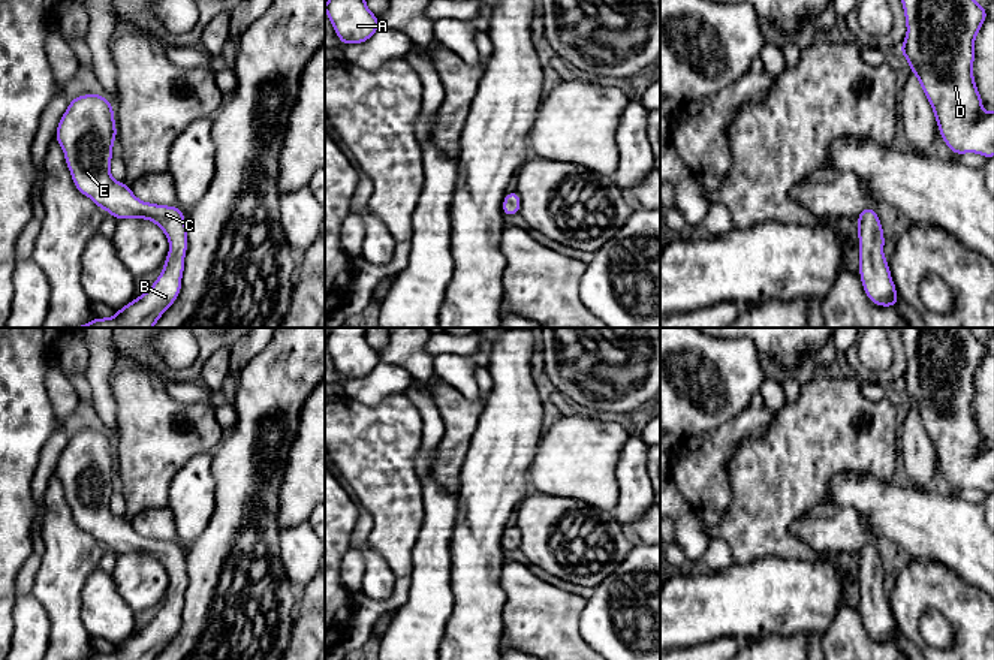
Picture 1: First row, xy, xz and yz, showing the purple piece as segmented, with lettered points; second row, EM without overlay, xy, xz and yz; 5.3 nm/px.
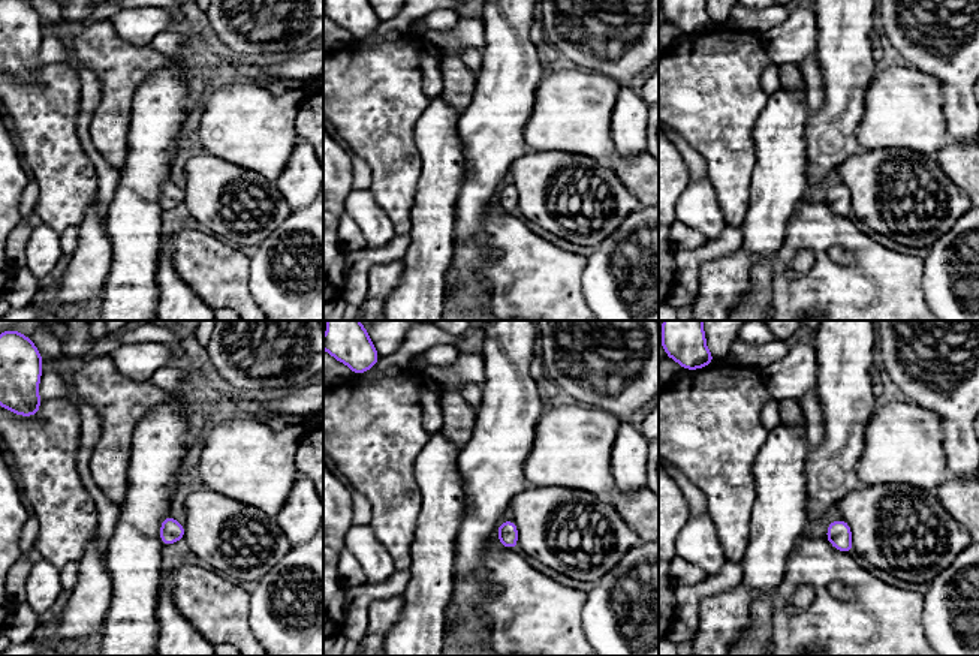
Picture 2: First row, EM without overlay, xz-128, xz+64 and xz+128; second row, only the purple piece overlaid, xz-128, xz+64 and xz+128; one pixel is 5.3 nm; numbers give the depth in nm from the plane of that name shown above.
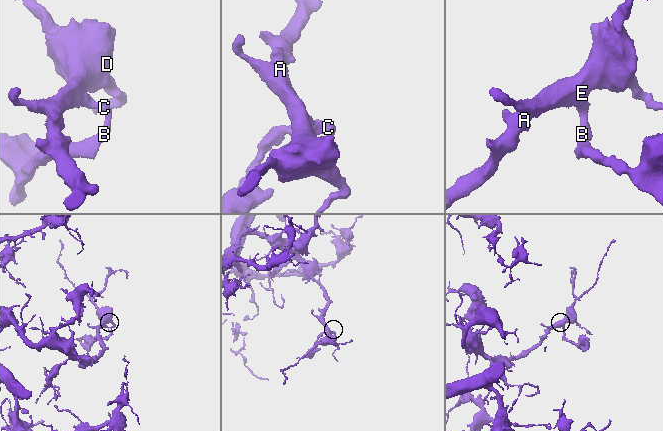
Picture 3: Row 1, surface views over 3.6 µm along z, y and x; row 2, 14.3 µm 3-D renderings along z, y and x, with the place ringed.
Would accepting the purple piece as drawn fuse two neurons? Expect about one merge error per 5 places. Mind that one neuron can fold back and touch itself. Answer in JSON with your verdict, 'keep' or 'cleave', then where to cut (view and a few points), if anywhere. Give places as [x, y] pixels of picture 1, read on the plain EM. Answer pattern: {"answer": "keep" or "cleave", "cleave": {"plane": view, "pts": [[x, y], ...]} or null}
{"answer": "keep", "cleave": null}

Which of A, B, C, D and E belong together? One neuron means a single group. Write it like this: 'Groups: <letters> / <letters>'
Groups: A B C D E

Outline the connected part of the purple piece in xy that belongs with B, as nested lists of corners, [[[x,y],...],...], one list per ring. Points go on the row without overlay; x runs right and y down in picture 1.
[[[82,430],[70,434],[54,471],[63,483],[64,495],[76,525],[90,533],[100,545],[106,545],[117,555],[145,554],[156,558],[169,576],[169,588],[160,611],[147,627],[117,645],[114,653],[96,653],[85,660],[156,660],[181,627],[184,591],[187,588],[187,560],[180,542],[144,537],[132,528],[129,519],[112,513],[109,500],[115,473],[114,441],[103,430]]]

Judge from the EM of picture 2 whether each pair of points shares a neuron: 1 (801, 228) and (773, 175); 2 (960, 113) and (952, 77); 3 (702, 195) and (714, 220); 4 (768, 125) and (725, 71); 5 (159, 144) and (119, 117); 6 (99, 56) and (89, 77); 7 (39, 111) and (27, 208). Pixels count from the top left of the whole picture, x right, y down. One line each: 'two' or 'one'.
1: two
2: one
3: one
4: two
5: two
6: two
7: two

